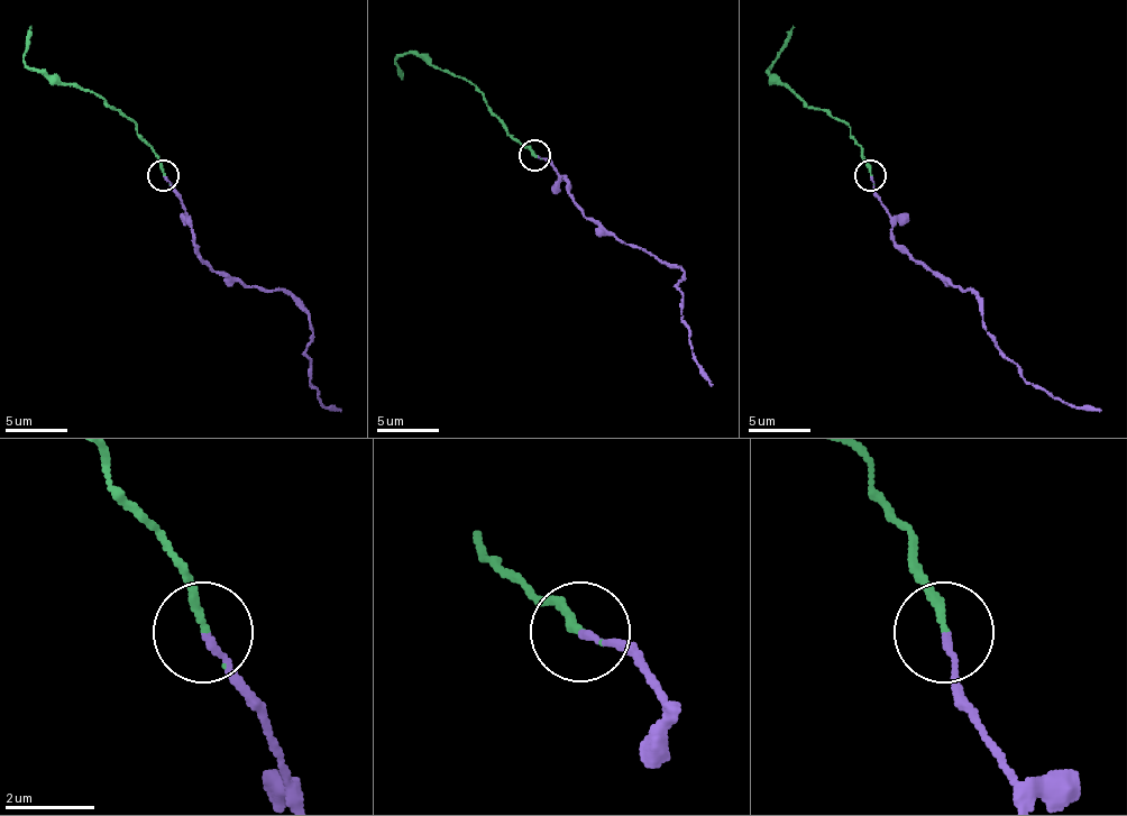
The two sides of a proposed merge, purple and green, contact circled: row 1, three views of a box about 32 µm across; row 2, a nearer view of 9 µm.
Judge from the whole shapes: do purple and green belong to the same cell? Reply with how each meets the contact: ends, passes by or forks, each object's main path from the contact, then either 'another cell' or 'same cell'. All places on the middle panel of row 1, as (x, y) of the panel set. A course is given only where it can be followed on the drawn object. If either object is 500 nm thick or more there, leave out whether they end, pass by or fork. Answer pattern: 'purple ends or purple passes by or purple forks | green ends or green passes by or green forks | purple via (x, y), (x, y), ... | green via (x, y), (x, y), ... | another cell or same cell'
purple ends | green ends | purple via (534, 156), (565, 177), (568, 193), (587, 219), (684, 272), (677, 284), (684, 296), (680, 312), (712, 386) | green via (534, 156), (509, 135), (487, 100), (468, 81), (403, 53), (394, 63), (403, 79) | same cell

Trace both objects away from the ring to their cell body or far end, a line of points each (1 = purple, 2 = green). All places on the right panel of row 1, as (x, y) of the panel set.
1: (871, 175), (892, 238), (955, 287), (971, 291), (983, 315), (987, 335), (1027, 381), (1073, 406), (1101, 409)
2: (871, 175), (850, 129), (796, 94), (768, 70), (794, 26)

